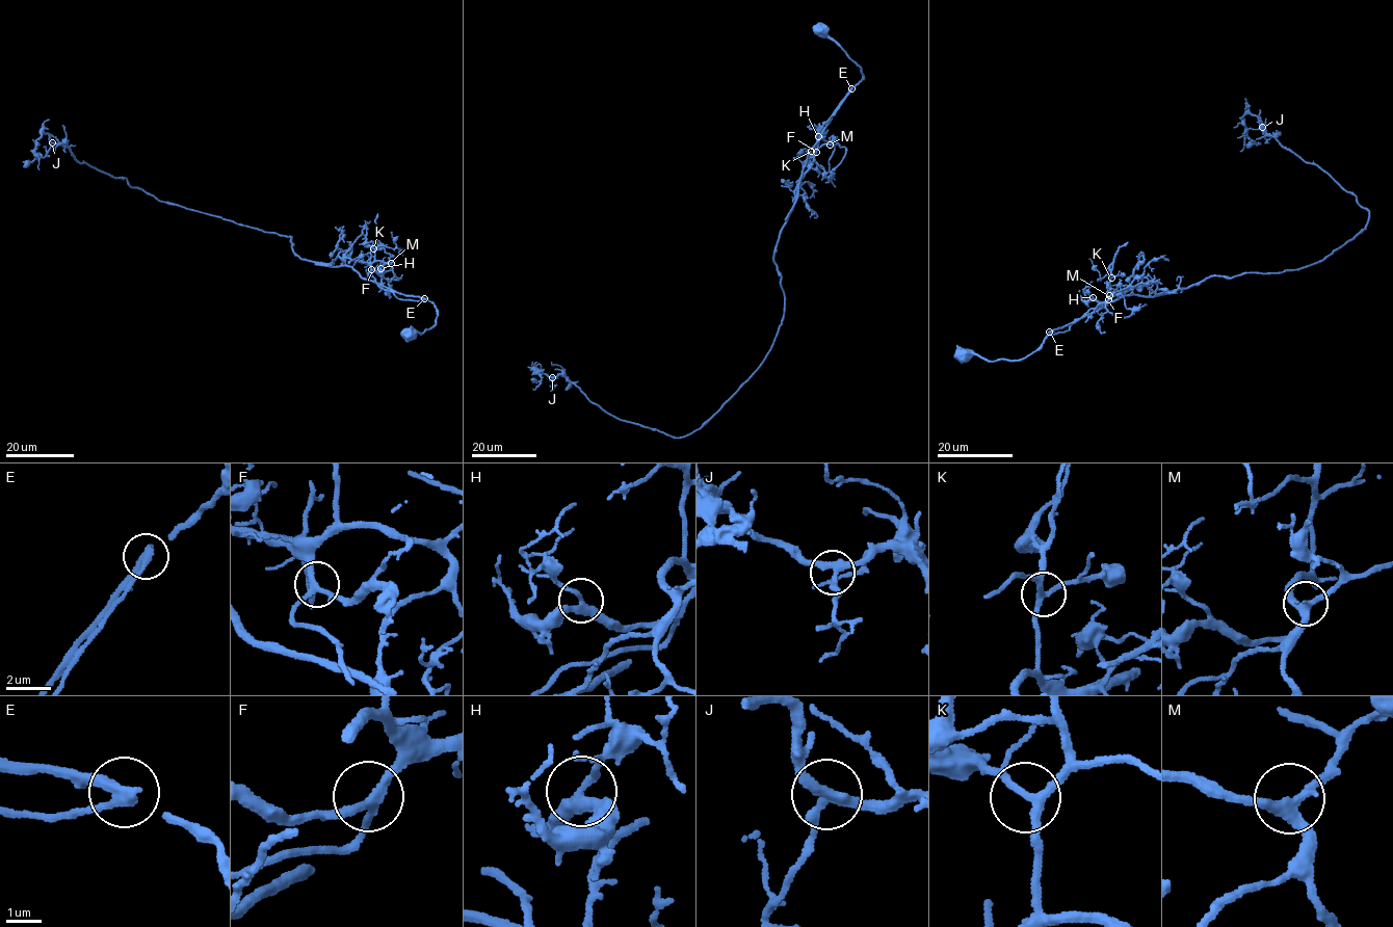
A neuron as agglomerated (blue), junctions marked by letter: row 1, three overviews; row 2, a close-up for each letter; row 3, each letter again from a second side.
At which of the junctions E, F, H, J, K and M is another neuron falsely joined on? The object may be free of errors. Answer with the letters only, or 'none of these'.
E

